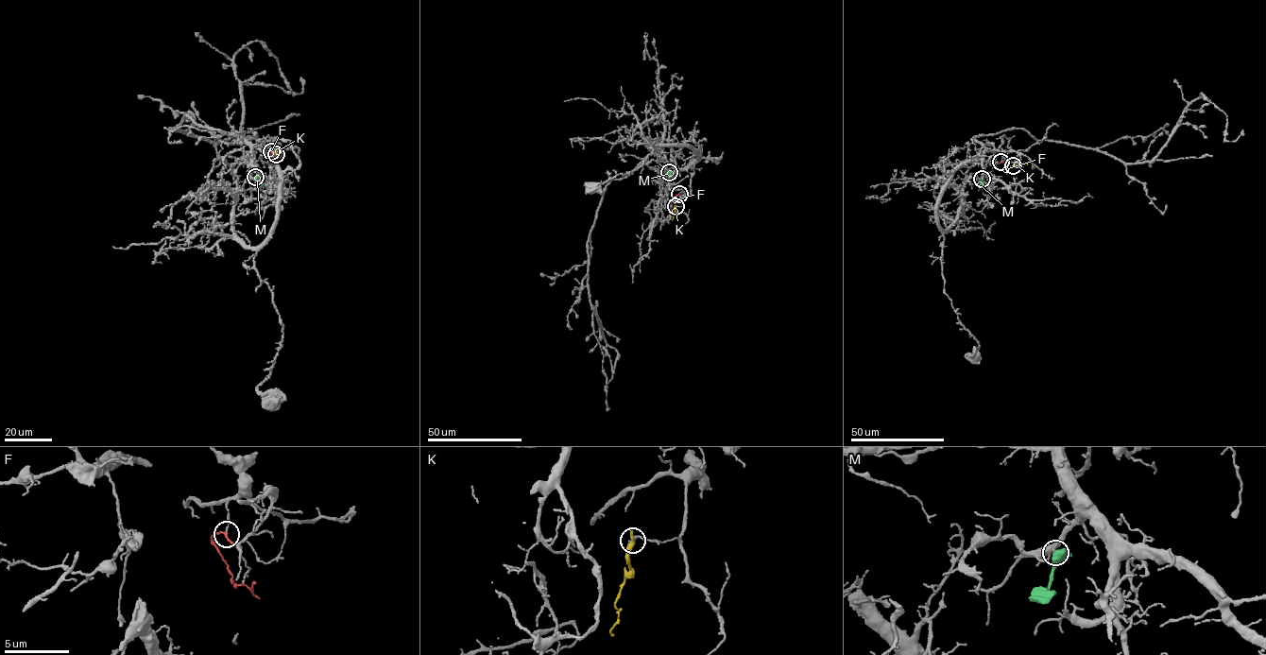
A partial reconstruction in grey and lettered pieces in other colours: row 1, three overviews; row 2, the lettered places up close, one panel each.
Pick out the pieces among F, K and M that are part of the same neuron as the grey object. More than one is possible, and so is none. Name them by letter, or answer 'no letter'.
no letter

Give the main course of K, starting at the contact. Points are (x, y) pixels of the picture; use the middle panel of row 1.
K: (675, 206), (673, 220)

